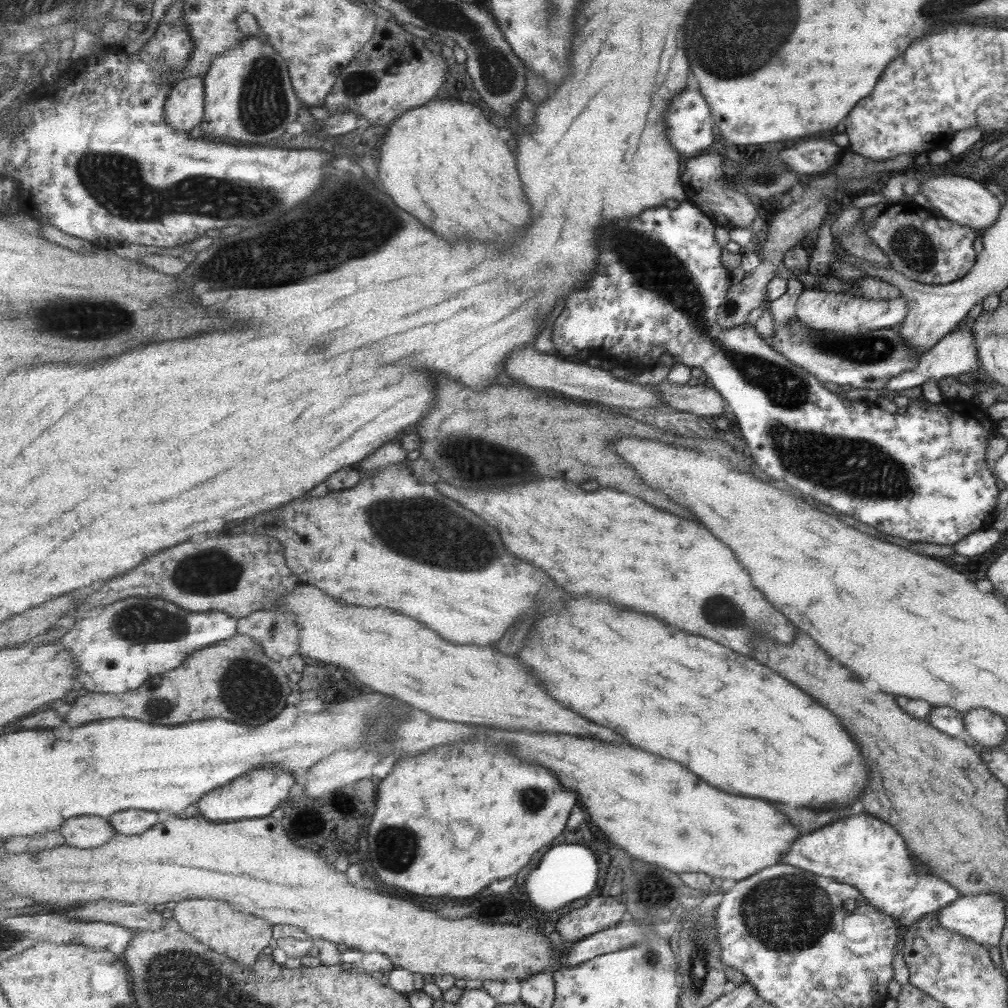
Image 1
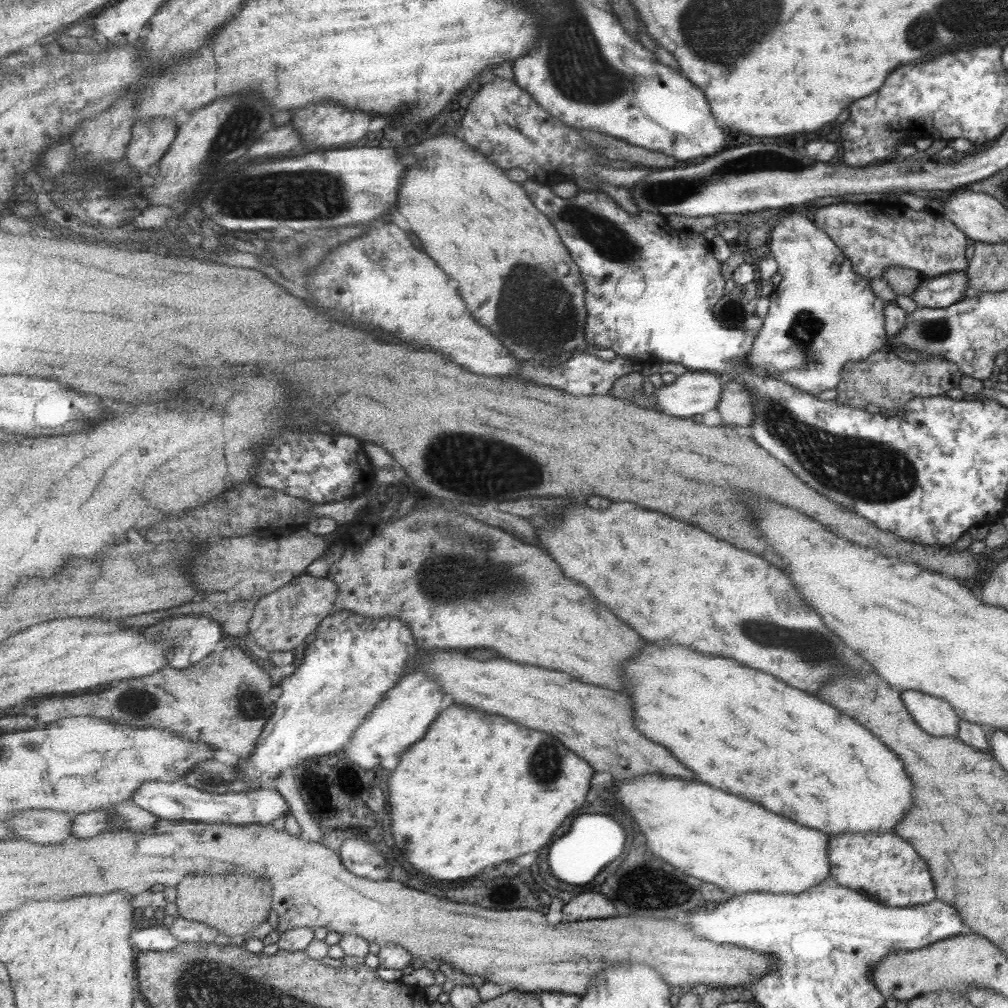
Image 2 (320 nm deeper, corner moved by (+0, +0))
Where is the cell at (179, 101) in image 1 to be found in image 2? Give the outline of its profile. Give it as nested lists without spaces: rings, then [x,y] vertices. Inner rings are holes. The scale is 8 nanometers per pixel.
[[[154,118],[136,123],[125,157],[138,172],[142,184],[148,186],[154,182],[149,170],[151,166],[157,166],[170,151],[179,129],[171,118]]]

